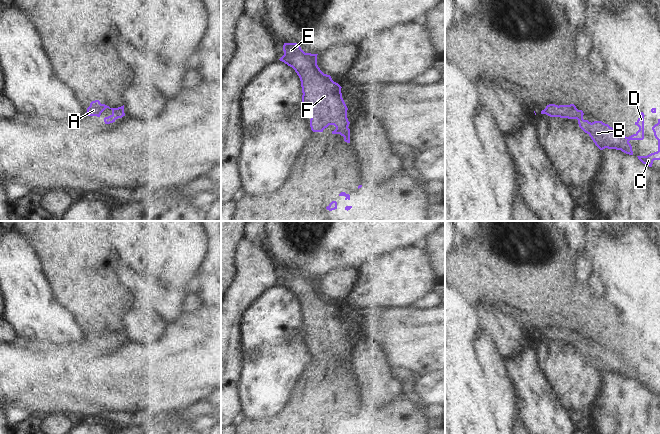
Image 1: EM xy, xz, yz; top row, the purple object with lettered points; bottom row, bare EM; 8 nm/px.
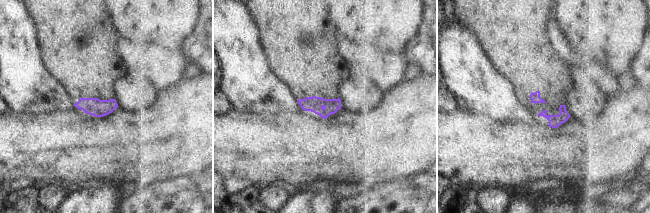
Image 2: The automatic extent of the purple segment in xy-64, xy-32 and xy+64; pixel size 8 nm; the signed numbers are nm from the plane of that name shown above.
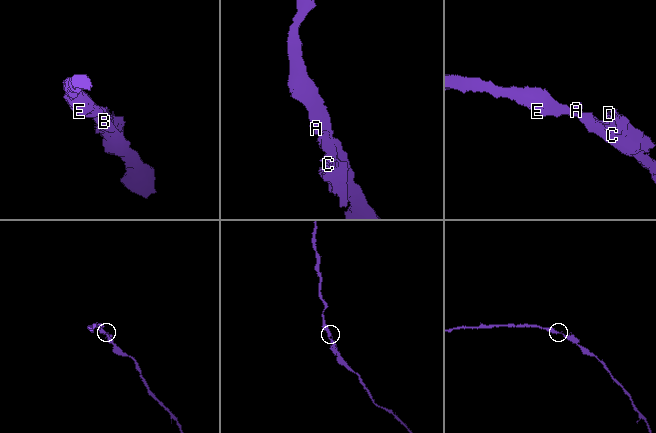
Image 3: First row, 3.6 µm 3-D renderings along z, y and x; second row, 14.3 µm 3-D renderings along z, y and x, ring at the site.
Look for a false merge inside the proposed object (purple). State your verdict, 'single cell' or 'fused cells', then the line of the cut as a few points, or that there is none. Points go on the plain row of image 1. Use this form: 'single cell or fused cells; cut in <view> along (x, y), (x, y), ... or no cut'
single cell; no cut

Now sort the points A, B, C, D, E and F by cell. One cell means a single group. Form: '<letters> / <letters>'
A B C D E F

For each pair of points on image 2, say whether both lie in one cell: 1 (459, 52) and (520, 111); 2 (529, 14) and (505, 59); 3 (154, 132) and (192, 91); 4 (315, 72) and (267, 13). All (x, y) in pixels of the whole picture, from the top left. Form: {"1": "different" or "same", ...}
{"1": "same", "2": "same", "3": "same", "4": "same"}

